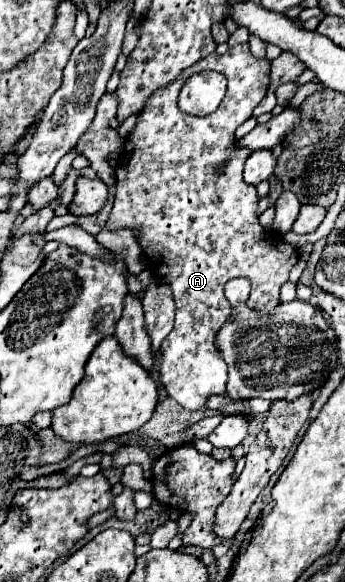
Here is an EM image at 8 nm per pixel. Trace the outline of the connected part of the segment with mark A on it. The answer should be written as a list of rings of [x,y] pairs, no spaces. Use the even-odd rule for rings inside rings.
[[[238,44],[230,48],[226,54],[210,54],[200,60],[196,66],[182,70],[178,78],[174,78],[168,86],[158,88],[146,108],[140,112],[134,130],[128,134],[124,148],[118,158],[116,176],[116,200],[108,218],[108,228],[138,228],[140,230],[140,246],[148,260],[148,266],[154,268],[158,276],[164,276],[176,300],[176,322],[172,332],[162,342],[162,362],[160,376],[162,384],[184,410],[200,410],[206,406],[206,400],[214,394],[226,394],[226,362],[222,362],[220,352],[214,346],[214,336],[220,326],[230,318],[232,306],[224,296],[224,284],[232,278],[244,276],[252,282],[252,294],[248,298],[248,306],[256,312],[272,312],[280,304],[280,288],[288,282],[288,272],[298,262],[298,252],[286,242],[276,242],[276,238],[258,224],[256,206],[258,196],[256,188],[248,186],[242,180],[242,168],[248,150],[236,150],[234,132],[240,124],[244,124],[258,102],[266,96],[270,84],[270,60],[256,58],[248,44]],[[202,70],[216,70],[228,78],[228,90],[222,100],[222,106],[214,114],[208,116],[190,116],[180,112],[178,108],[178,92],[186,78]],[[220,162],[226,162],[222,172],[218,174]]]

